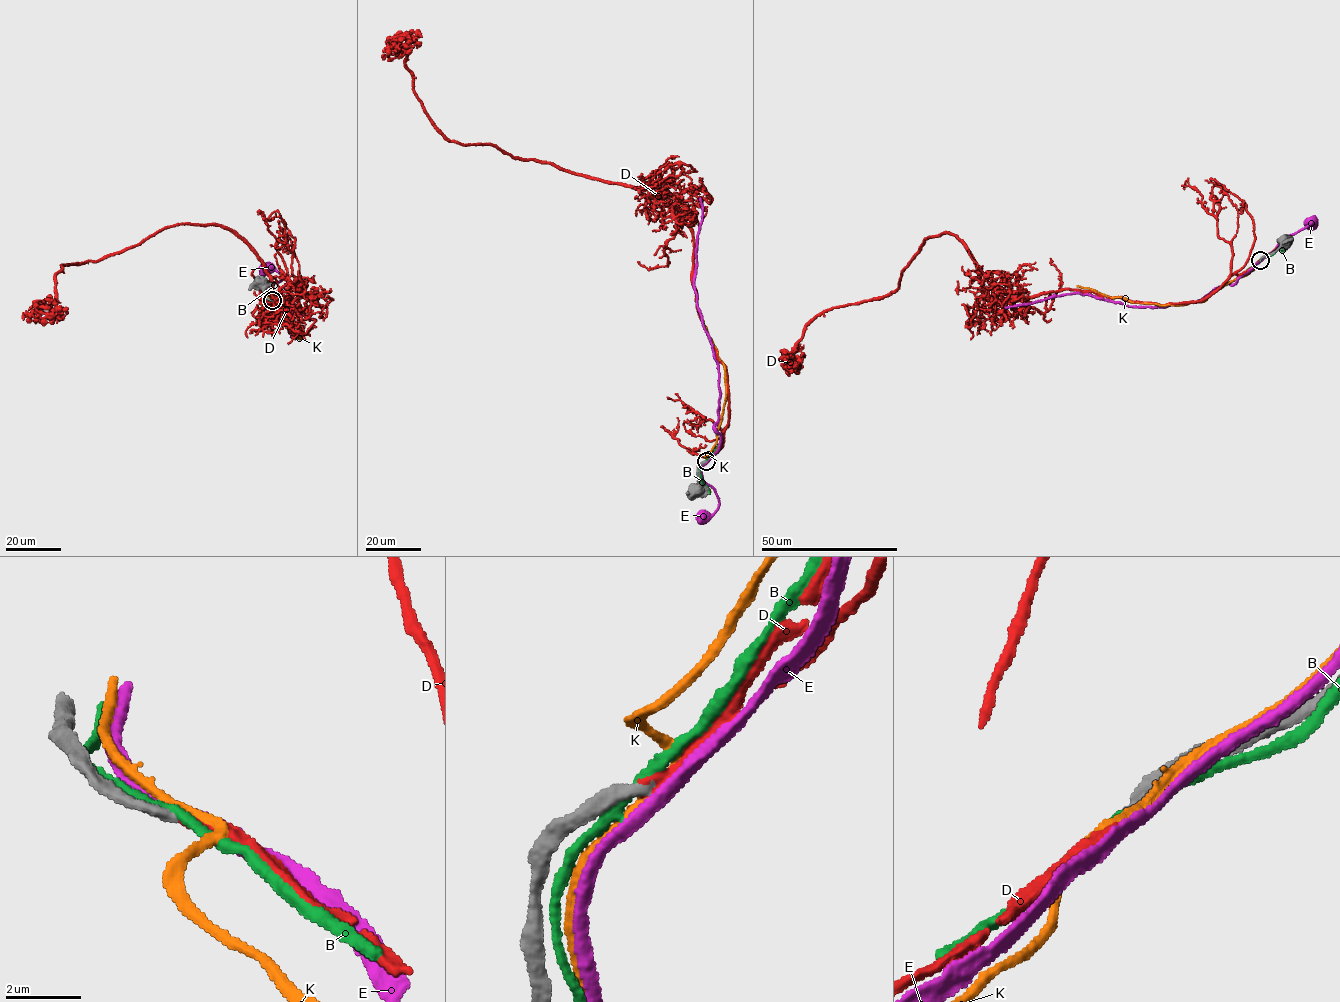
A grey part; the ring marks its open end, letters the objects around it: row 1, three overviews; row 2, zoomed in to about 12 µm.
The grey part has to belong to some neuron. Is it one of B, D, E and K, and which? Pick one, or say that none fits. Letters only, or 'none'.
D

